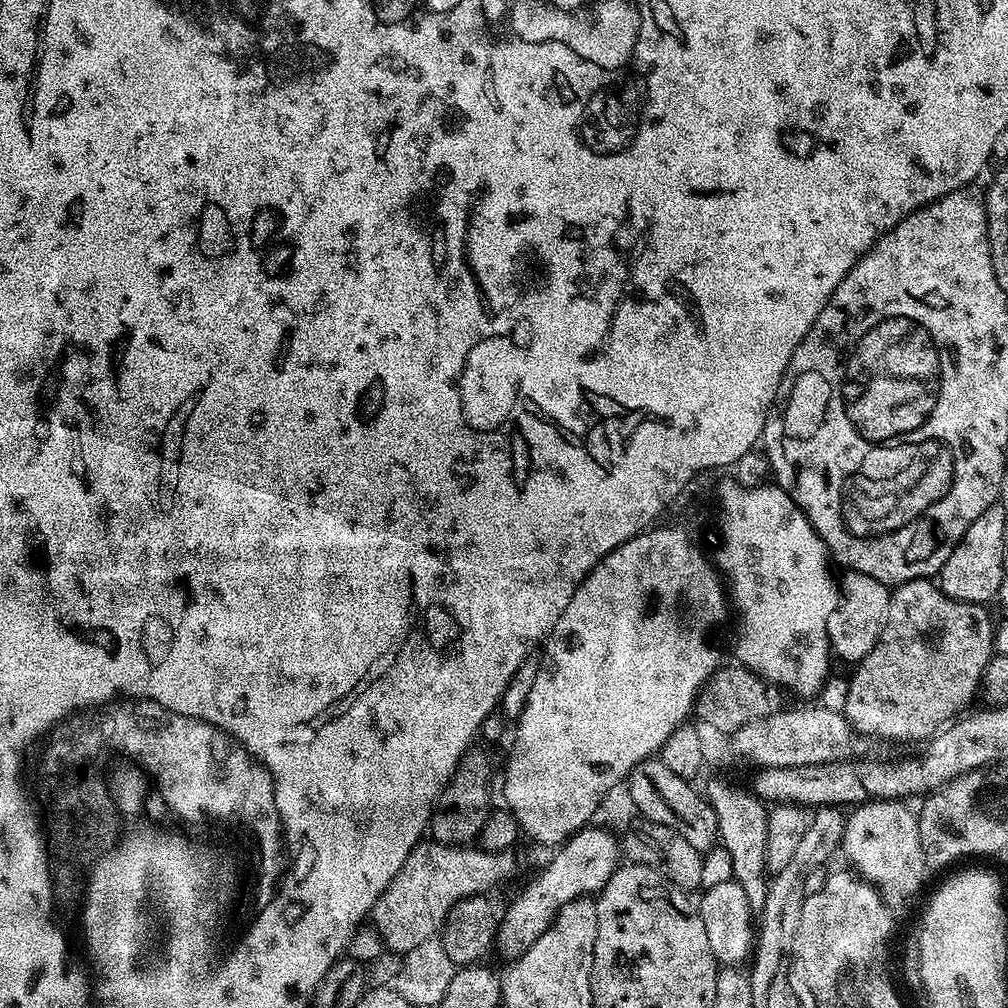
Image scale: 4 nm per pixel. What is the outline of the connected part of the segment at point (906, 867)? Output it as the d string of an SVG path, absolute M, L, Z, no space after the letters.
M870 800L867 804L855 805L844 822L842 852L853 864L849 865L874 885L889 906L906 903L924 884L926 865L920 822L917 813L906 805L898 800Z

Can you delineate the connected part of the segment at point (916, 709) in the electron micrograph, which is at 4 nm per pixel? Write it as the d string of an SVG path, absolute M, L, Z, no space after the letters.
M931 579L895 585L891 589L888 616L884 620L879 640L855 665L856 673L851 673L848 682L850 694L846 698L843 713L852 729L873 741L924 742L935 736L953 718L959 717L975 696L977 699L984 671L994 655L994 620L992 624L988 610L983 604L958 602L950 598L940 589L939 583Z

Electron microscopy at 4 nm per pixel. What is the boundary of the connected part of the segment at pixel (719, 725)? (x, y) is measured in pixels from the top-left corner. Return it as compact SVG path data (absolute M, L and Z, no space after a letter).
M721 666L707 682L696 698L694 716L701 725L709 724L716 732L731 734L738 726L746 726L746 722L754 722L757 718L766 718L770 714L781 711L781 689L768 680L763 680L756 672L743 666L728 668Z

